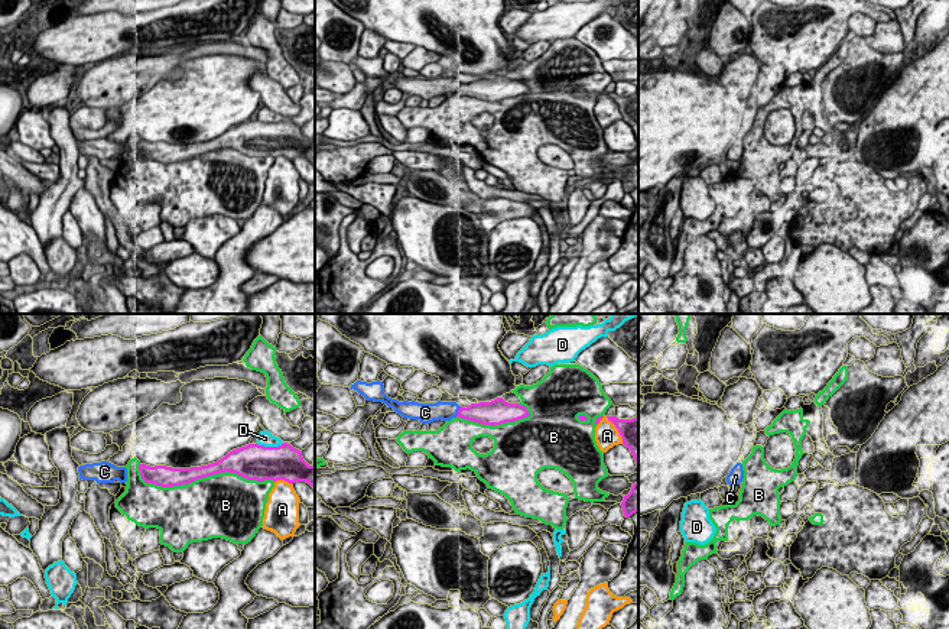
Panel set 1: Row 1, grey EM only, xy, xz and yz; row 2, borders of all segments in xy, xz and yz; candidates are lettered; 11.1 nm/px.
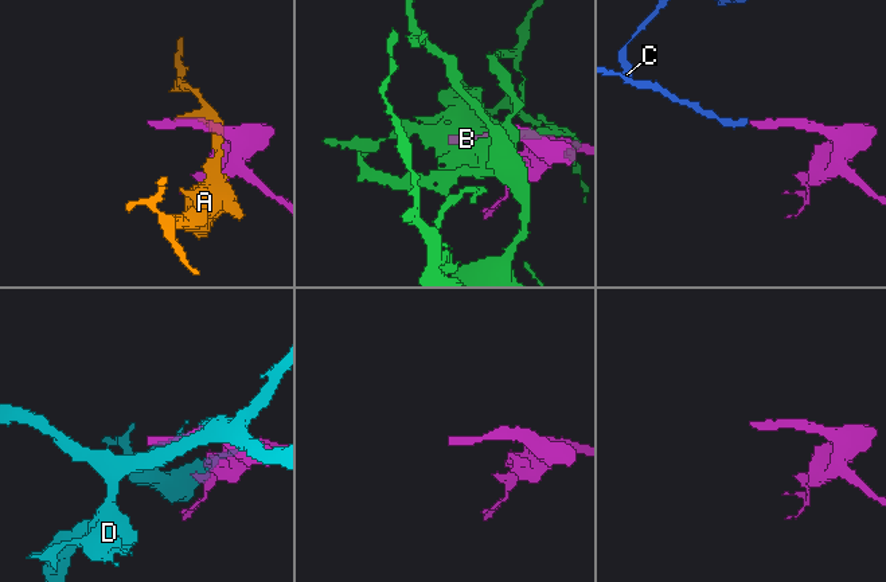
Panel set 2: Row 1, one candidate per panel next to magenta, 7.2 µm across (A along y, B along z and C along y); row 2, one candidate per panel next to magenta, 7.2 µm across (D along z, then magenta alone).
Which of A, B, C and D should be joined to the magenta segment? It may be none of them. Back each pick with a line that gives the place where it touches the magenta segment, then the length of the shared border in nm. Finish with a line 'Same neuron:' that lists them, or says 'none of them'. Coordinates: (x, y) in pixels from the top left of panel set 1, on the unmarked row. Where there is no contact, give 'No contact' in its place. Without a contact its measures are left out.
C: Touches magenta at xz (458, 87). Shared border 130 nm
Same neuron: C

